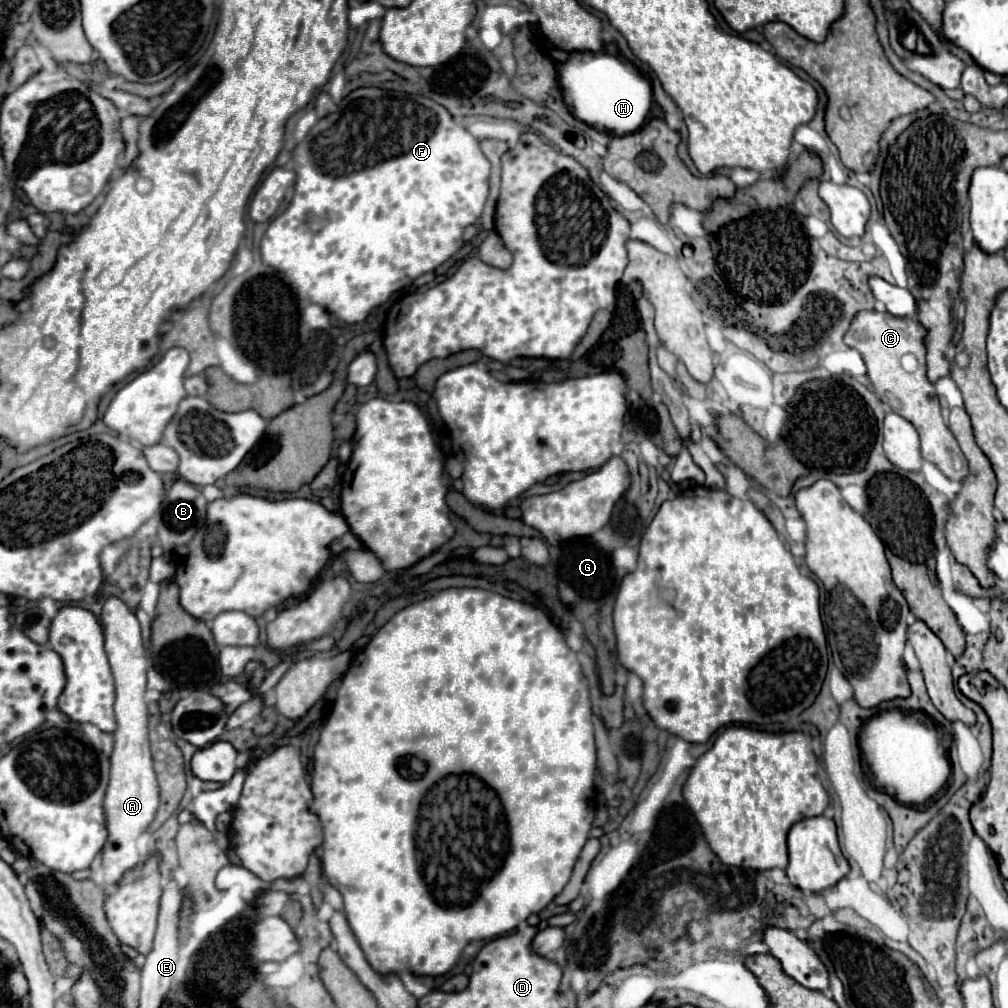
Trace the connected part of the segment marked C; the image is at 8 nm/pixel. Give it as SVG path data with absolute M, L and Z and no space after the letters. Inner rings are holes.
M862 310L852 318L844 342L850 348L856 348L864 358L868 378L880 400L918 430L922 456L936 464L948 478L960 482L962 478L966 478L968 466L966 458L962 458L962 450L958 450L958 442L954 442L950 428L946 426L940 414L938 396L934 392L932 382L926 376L924 336L926 330L920 326L916 318L898 318L888 312ZM908 360L914 360L914 364L908 364Z

